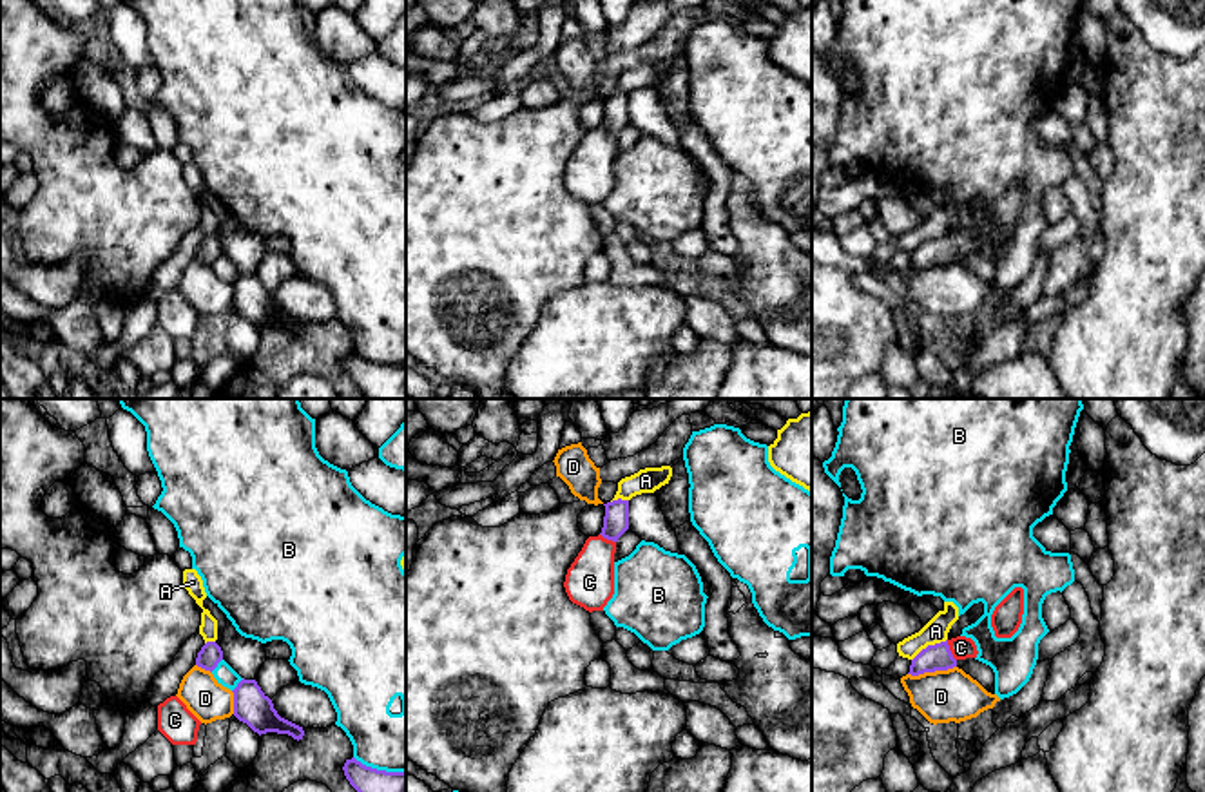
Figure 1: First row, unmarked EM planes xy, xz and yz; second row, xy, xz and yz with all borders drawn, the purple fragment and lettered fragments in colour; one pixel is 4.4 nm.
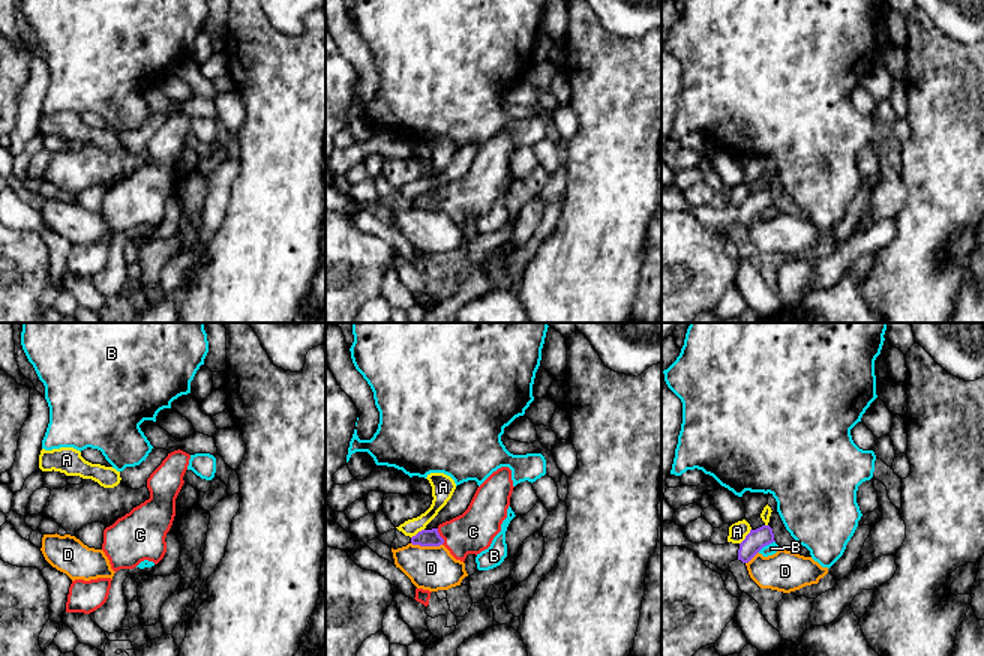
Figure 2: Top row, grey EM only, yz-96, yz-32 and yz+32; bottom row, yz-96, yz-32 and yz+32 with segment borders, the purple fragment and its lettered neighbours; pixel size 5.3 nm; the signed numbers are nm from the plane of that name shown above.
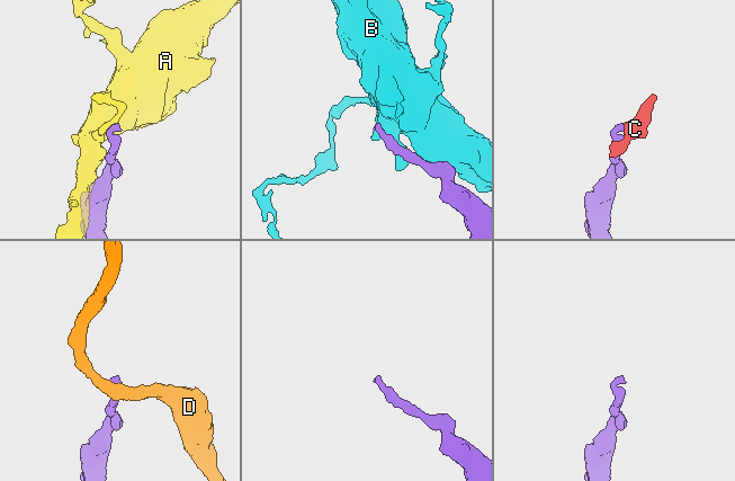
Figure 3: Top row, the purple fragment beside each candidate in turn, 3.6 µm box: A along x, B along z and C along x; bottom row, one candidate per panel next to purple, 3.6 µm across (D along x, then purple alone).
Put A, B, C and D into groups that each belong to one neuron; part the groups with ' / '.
A / B / C / D

